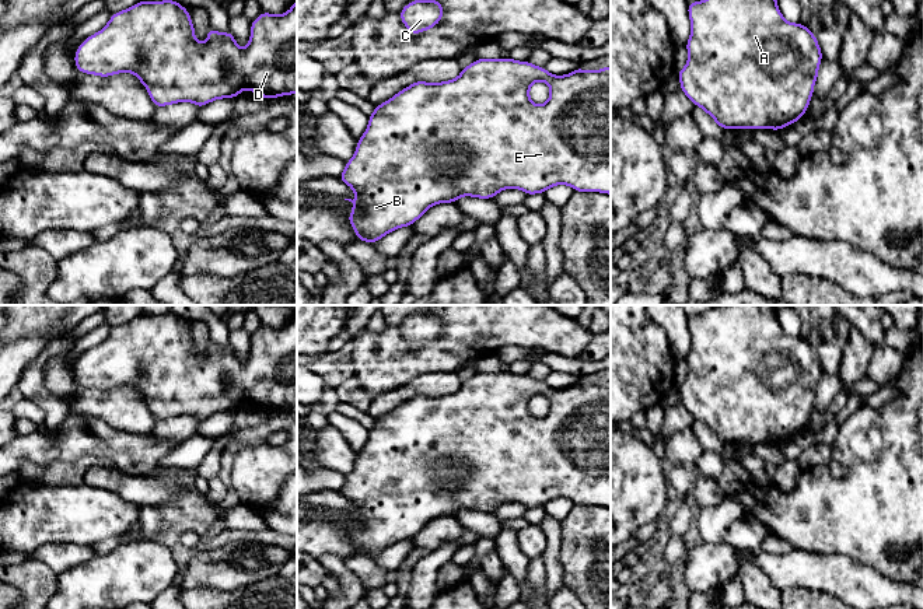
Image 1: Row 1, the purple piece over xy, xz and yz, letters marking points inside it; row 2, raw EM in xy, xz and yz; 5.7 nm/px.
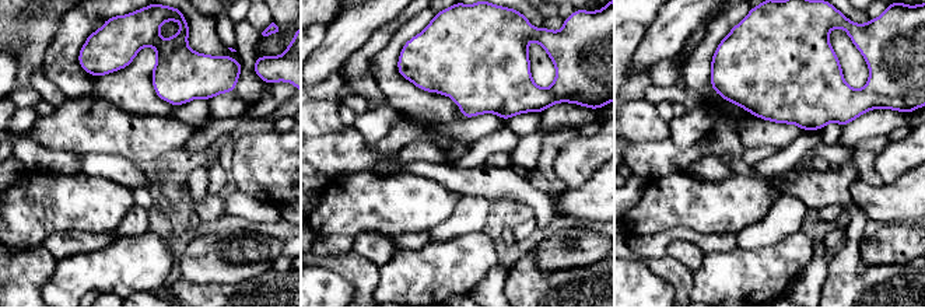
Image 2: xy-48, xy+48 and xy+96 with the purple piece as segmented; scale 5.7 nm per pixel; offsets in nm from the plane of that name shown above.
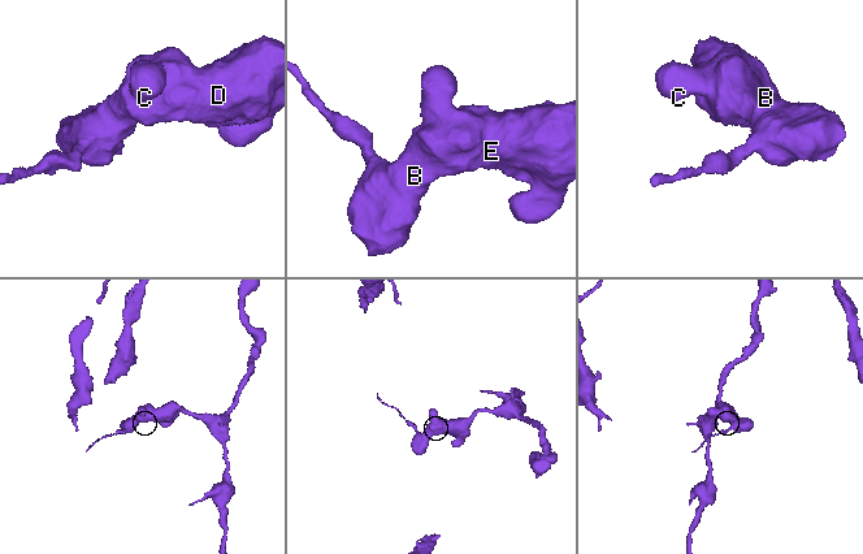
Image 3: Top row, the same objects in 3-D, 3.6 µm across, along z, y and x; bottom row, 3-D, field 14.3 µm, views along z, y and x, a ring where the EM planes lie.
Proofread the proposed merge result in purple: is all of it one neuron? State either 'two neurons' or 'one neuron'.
one neuron

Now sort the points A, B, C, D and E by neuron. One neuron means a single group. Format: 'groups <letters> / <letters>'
groups A B C D E

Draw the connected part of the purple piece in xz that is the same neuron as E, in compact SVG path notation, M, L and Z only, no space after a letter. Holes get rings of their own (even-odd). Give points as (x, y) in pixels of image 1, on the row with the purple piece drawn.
M478 57L462 67L457 78L415 81L375 106L339 179L356 193L354 200L345 199L353 203L353 211L346 217L357 234L356 241L368 244L413 225L431 206L457 203L461 196L493 199L504 189L520 189L529 196L545 193L555 185L611 195L611 66L594 71L578 67L569 74L553 76L528 60ZM536 81L550 88L549 99L542 105L529 99L529 88Z

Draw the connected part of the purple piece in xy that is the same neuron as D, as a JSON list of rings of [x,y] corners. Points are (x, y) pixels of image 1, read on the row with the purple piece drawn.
[[[141,0],[123,11],[112,13],[101,31],[85,38],[76,50],[74,64],[77,71],[98,77],[133,73],[147,88],[155,108],[186,101],[202,108],[216,99],[237,98],[242,90],[252,90],[256,97],[270,99],[297,94],[297,0],[284,14],[263,11],[251,21],[251,36],[244,50],[231,31],[221,34],[210,27],[204,43],[199,43],[195,34],[190,13],[182,4],[175,0]]]

